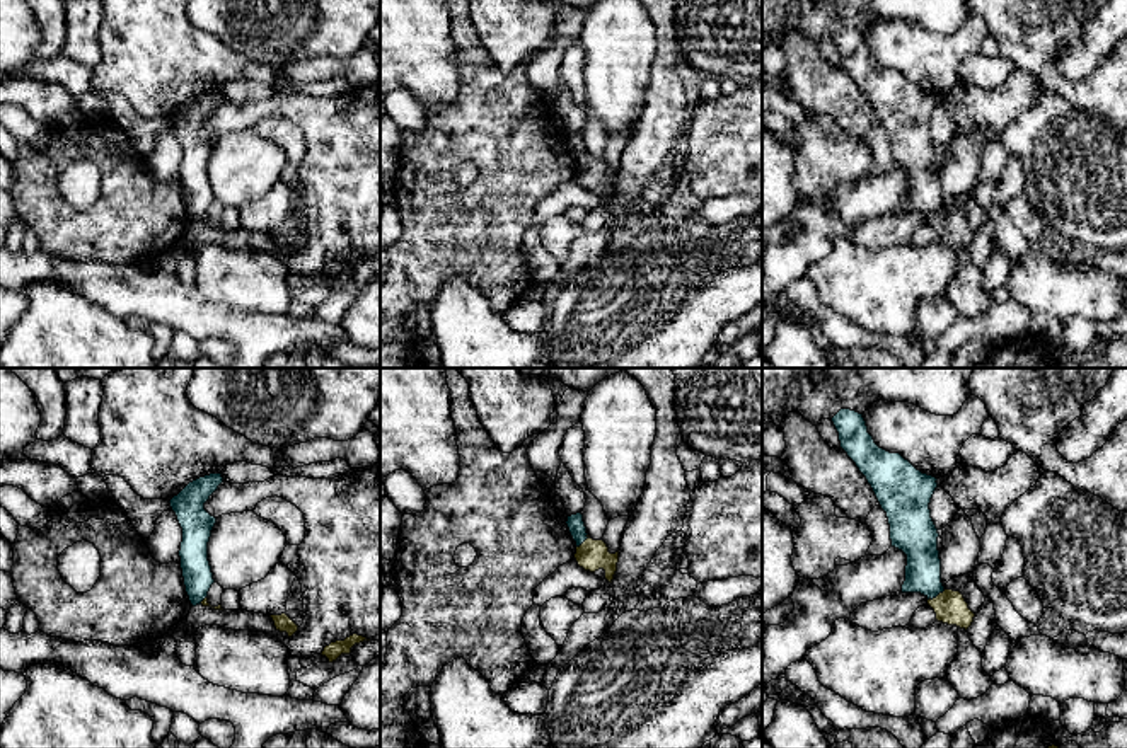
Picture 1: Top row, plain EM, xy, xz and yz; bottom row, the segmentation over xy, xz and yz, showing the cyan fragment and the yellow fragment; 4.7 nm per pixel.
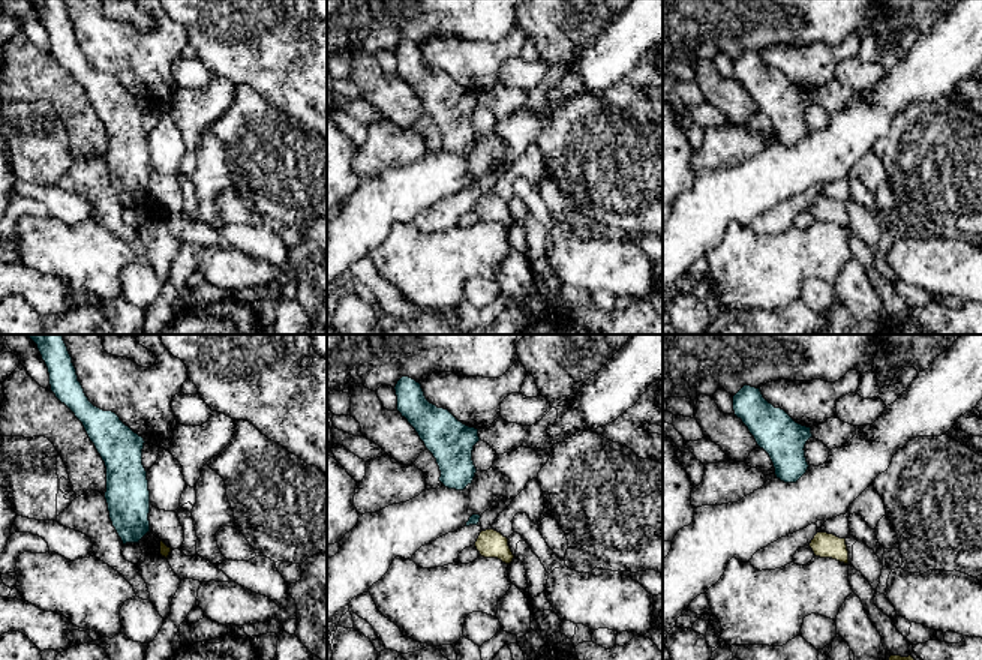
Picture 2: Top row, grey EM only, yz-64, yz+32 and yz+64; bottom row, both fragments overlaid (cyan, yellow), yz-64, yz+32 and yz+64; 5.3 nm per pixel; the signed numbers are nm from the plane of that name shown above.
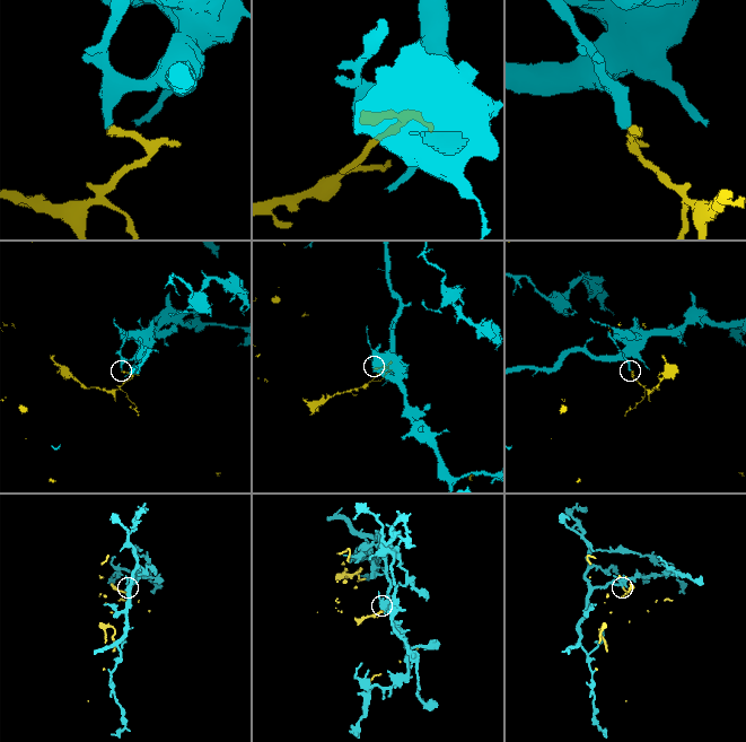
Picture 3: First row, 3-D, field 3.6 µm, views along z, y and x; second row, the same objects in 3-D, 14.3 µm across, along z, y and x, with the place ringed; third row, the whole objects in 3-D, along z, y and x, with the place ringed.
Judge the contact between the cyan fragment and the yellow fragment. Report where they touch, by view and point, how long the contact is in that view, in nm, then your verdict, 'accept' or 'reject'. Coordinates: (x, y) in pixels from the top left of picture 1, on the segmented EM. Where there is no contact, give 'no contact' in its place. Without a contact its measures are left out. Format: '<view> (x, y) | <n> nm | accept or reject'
yz (936, 595) | 100 nm | reject

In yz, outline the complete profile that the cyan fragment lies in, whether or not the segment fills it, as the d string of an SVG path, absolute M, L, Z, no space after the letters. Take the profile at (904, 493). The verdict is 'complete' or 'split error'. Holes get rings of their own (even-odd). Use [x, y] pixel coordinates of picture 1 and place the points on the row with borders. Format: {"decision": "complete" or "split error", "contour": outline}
{"decision": "complete", "contour": "M841 409L832 423L841 448L871 486L890 525L892 547L907 555L902 593L921 593L928 600L945 591L938 528L929 503L938 479L917 470L900 453L880 448L868 433L863 414Z"}

